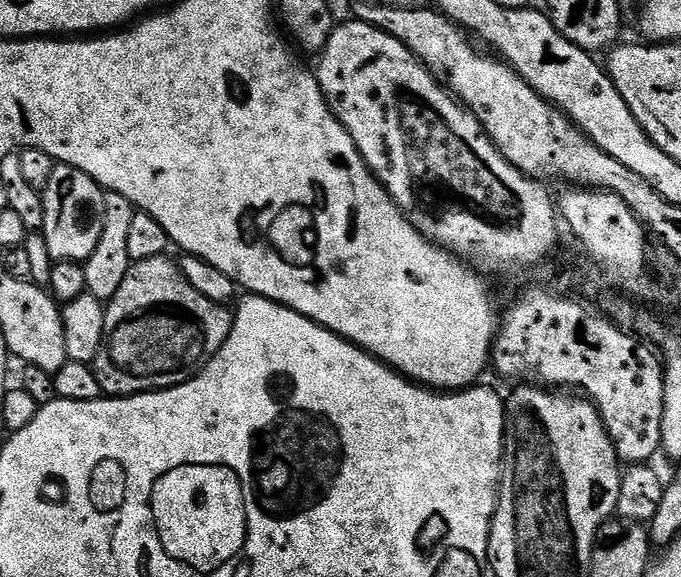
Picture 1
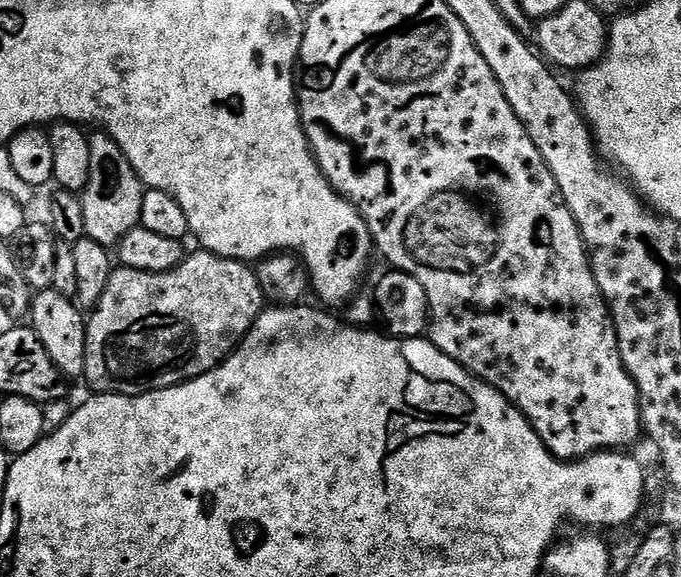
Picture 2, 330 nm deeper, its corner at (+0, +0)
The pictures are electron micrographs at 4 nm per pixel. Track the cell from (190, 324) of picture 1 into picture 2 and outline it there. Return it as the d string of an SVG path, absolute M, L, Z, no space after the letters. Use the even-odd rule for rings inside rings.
M196 250L193 256L192 253L185 255L184 260L177 268L162 274L150 274L142 270L117 267L106 286L106 294L102 294L102 298L95 308L91 309L86 320L88 333L86 334L86 370L83 379L88 380L93 393L114 396L141 396L144 392L157 392L163 388L172 388L176 384L183 384L185 380L194 380L212 368L217 368L225 358L236 351L237 346L244 341L244 335L252 329L254 322L265 307L266 299L260 289L257 273L245 261L227 260L221 256L215 256L213 252Z

